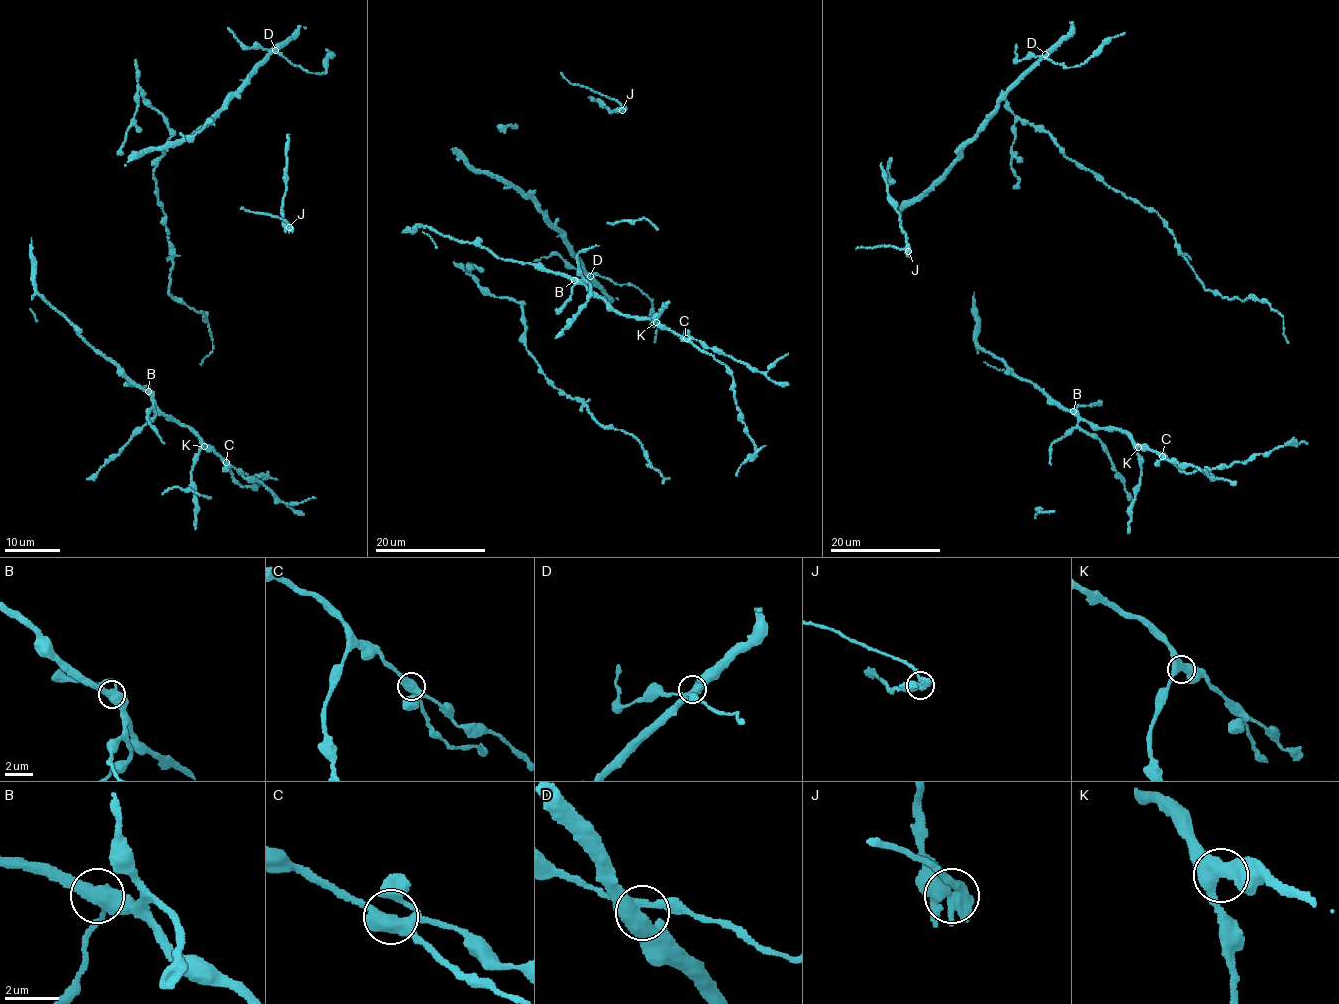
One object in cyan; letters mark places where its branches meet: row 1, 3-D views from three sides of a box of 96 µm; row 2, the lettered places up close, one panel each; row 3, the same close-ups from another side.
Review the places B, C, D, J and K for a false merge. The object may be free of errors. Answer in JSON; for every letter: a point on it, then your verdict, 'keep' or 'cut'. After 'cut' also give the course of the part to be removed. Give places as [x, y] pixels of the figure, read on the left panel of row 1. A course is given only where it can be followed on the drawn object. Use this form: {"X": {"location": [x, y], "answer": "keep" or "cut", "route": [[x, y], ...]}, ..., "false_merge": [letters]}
{"B": {"location": [148, 391], "answer": "keep"}, "C": {"location": [226, 462], "answer": "keep"}, "D": {"location": [275, 50], "answer": "keep"}, "J": {"location": [289, 227], "answer": "cut", "route": [[288, 227], [285, 220], [240, 209]]}, "K": {"location": [204, 446], "answer": "keep"}, "false_merge": ["J"]}

